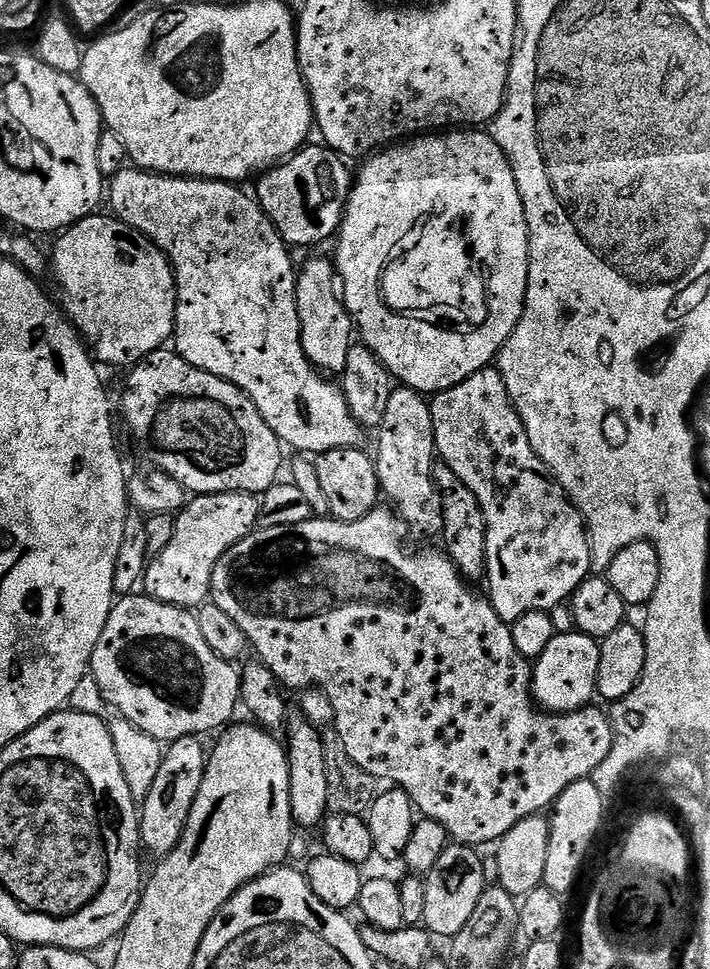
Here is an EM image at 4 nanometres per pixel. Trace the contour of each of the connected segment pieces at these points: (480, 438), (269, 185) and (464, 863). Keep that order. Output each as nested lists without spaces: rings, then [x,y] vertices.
[[[489,366],[470,374],[466,382],[431,397],[434,418],[434,438],[437,457],[478,498],[486,518],[486,595],[498,618],[512,625],[527,612],[551,613],[560,603],[571,601],[581,584],[593,575],[592,543],[588,540],[588,526],[584,515],[568,499],[563,488],[544,465],[544,460],[530,446],[526,426],[512,405],[506,382],[499,367]]]
[[[309,143],[275,168],[269,168],[255,181],[256,203],[289,246],[297,244],[300,248],[308,248],[323,240],[331,241],[339,233],[344,220],[344,207],[352,193],[354,176],[344,165],[347,164],[345,157],[315,143]]]
[[[453,843],[448,846],[434,866],[427,872],[426,914],[423,927],[433,937],[451,938],[470,922],[470,914],[474,914],[474,906],[478,906],[478,898],[482,898],[486,883],[483,880],[481,853],[475,847]]]

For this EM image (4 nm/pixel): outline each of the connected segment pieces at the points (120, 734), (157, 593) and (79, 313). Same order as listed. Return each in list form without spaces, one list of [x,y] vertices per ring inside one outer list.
[[[90,672],[78,682],[78,687],[72,693],[68,704],[73,711],[97,717],[110,730],[111,737],[114,740],[114,748],[117,751],[118,762],[122,765],[122,772],[126,777],[126,782],[129,783],[130,792],[136,804],[142,806],[151,786],[154,784],[154,779],[158,776],[158,769],[164,753],[163,745],[160,741],[150,738],[144,731],[134,727],[116,706],[106,701],[106,698],[98,689],[96,679]]]
[[[216,492],[213,496],[193,495],[183,509],[176,516],[176,529],[174,530],[174,539],[170,542],[170,546],[166,546],[166,550],[162,550],[162,554],[158,554],[148,565],[148,573],[144,575],[143,591],[151,596],[153,600],[162,602],[163,604],[172,604],[175,608],[186,608],[196,610],[200,608],[212,595],[212,579],[214,578],[214,568],[218,566],[218,562],[224,554],[235,546],[238,542],[242,542],[257,527],[260,518],[260,500],[250,492]]]
[[[90,215],[59,233],[60,241],[50,252],[50,268],[54,276],[56,272],[64,315],[90,345],[95,359],[101,365],[113,364],[116,368],[127,369],[147,360],[150,353],[161,351],[167,345],[164,343],[173,339],[176,331],[176,276],[164,249],[149,236],[143,236],[126,222],[117,220],[115,215],[100,215]]]

